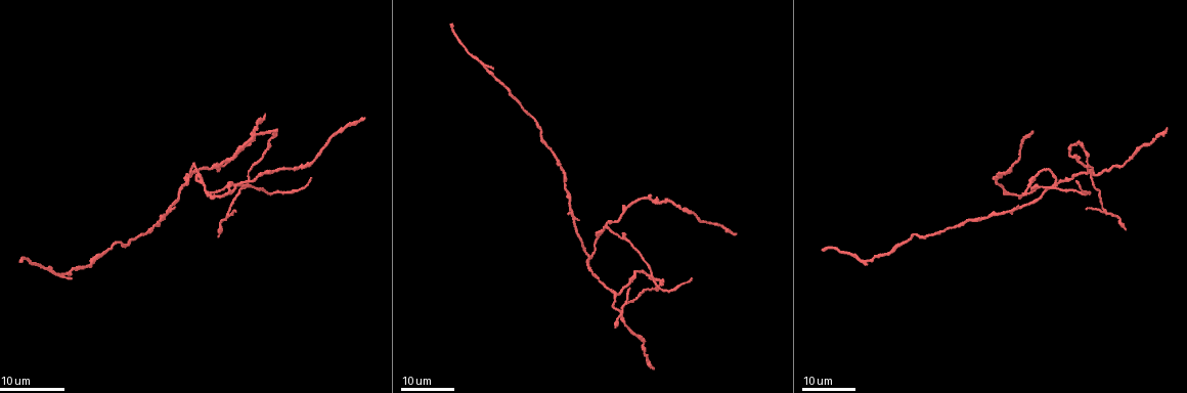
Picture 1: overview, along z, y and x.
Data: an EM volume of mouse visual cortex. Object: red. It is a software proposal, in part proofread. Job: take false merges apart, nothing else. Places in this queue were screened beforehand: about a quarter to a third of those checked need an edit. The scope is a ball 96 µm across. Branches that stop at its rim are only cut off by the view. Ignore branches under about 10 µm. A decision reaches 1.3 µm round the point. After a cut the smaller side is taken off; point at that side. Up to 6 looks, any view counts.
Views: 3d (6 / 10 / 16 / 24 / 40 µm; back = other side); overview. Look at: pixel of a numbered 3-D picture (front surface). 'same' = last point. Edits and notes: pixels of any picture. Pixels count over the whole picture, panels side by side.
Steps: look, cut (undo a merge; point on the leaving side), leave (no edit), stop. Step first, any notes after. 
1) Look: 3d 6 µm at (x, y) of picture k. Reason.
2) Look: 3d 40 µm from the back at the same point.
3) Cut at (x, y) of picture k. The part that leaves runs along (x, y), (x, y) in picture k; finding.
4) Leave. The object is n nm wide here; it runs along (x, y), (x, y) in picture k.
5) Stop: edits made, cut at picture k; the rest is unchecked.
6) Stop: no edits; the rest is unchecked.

Look: 3d 24 µm at (220, 167) of picture 1. Arms part here.

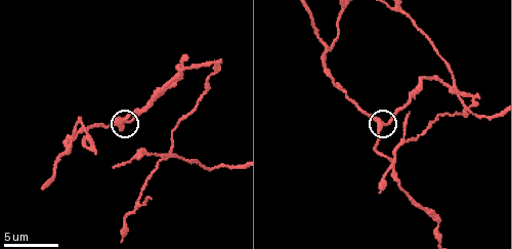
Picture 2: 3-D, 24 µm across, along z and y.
Look: 3d 6 µm at (123, 121) of picture 2.

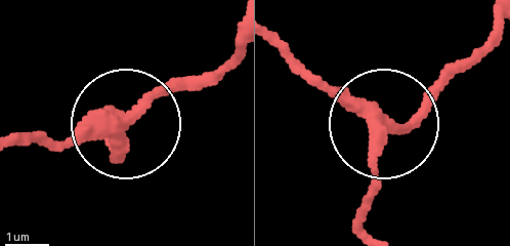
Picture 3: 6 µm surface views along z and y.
Look: 3d 6 µm from the back at (380, 129) of picture 3.

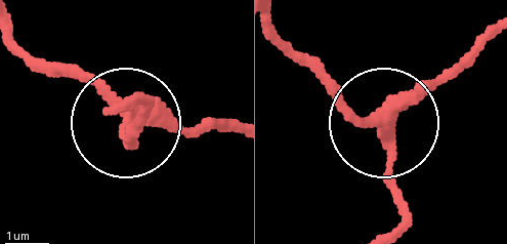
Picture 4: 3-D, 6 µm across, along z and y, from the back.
Leave. 3 arms meet here; it runs along (486, 40), (390, 128), (397, 212) in picture 4; continuous, no second neuron.

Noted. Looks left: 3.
Look: 3d 16 µm at (1024, 193) of picture 1. Three-way junction.

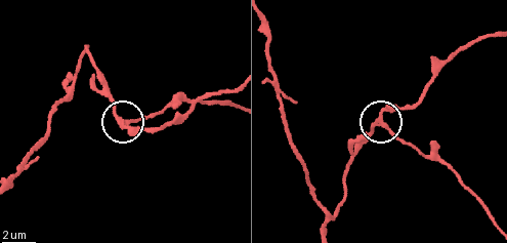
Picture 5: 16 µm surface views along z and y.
Look: 3d 10 µm at (387, 124) of picture 5.

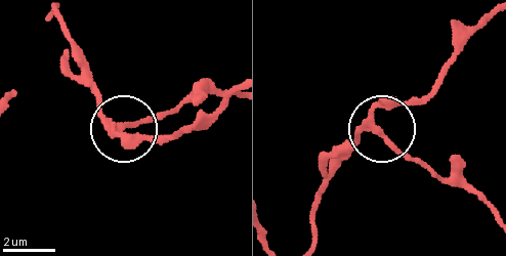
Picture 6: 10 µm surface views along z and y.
Leave. 3 arms meet here; it runs along (58, 22), (74, 74), (102, 114), (129, 127), (173, 114) in picture 6; continuous, no second neuron.

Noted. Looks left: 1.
Look: 3d 16 µm at (329, 48) of picture 2.

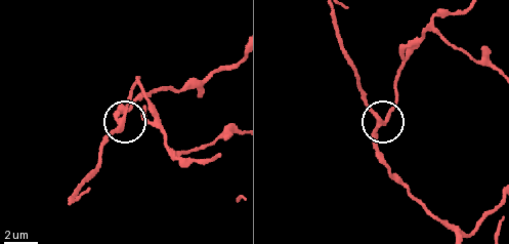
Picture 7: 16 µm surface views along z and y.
Leave. The object is 250 nm wide here; it runs along (340, 45), (372, 110), (384, 122), (391, 111) in picture 7; continuous, no second neuron.

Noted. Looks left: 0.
Stop: no edits; the rest is unchecked.

